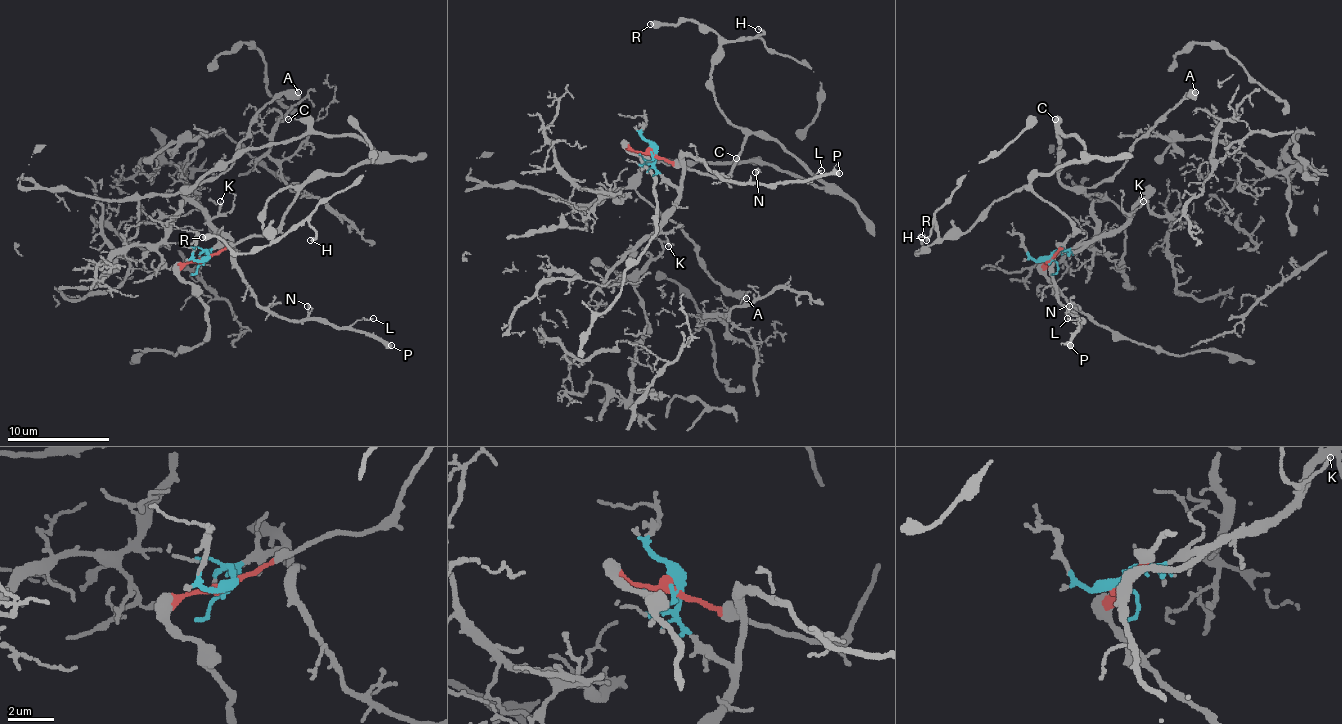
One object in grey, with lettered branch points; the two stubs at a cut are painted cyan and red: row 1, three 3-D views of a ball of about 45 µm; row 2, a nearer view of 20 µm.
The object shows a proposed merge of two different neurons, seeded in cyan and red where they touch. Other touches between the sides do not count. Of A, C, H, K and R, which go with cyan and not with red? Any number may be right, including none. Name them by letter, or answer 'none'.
K

